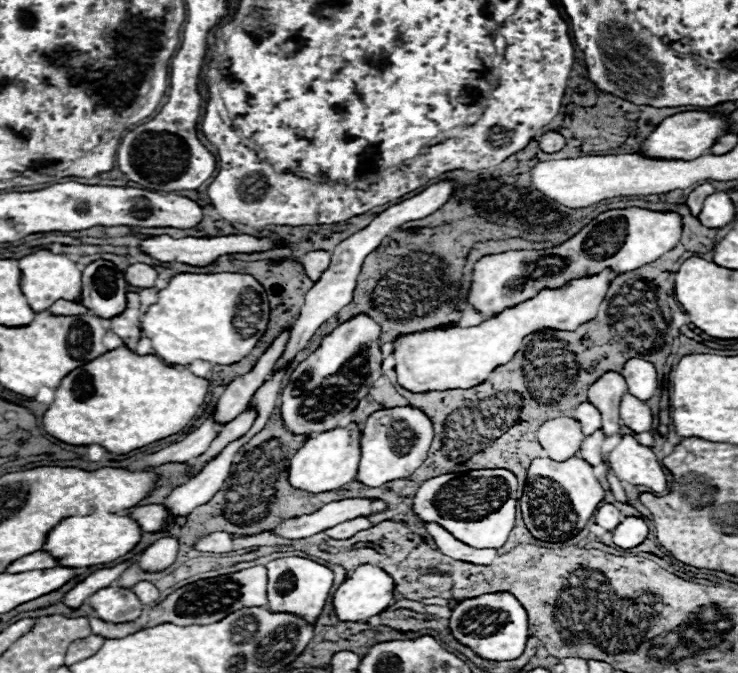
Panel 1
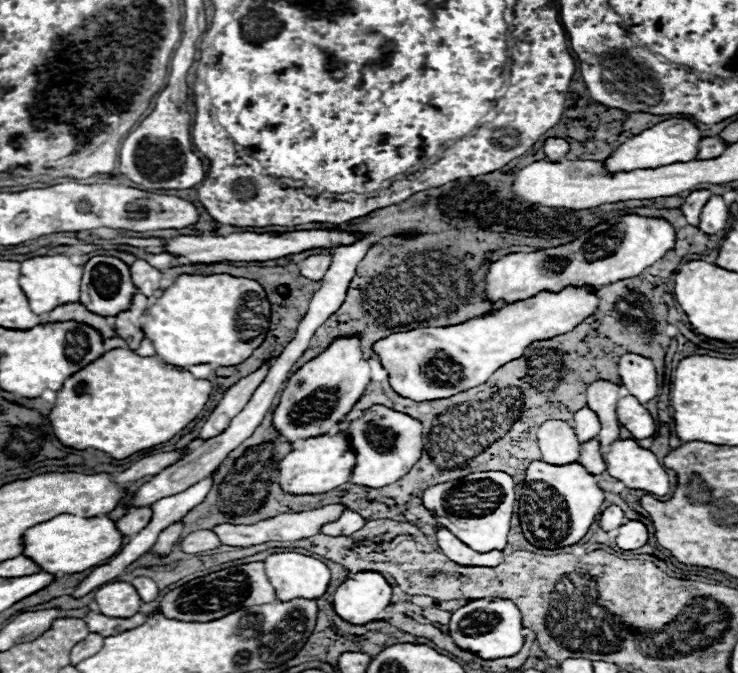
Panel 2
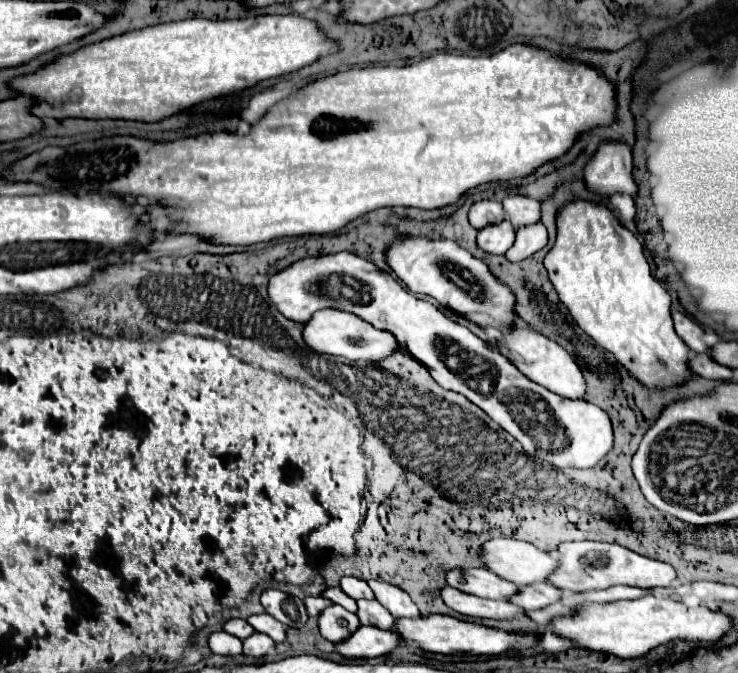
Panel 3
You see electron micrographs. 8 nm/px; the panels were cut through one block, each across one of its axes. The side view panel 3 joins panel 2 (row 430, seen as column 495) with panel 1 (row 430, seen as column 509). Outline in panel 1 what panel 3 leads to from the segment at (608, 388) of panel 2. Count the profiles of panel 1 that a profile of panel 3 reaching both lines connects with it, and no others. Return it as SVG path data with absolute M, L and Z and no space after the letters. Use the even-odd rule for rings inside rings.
M606 372L604 376L600 376L600 380L596 380L590 388L588 388L588 402L592 402L604 424L602 424L602 432L606 436L614 436L620 430L620 416L618 416L618 408L620 408L620 400L622 396L628 392L626 380L618 374L618 372Z

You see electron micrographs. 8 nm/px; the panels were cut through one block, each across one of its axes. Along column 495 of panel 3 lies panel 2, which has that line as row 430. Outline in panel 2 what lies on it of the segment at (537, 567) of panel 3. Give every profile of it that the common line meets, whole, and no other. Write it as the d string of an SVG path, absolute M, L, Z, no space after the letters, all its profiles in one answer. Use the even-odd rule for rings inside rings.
M562 420L544 422L538 430L538 446L542 452L542 460L556 466L578 462L580 444L574 456L574 440L576 440L576 434L568 422L562 422Z

